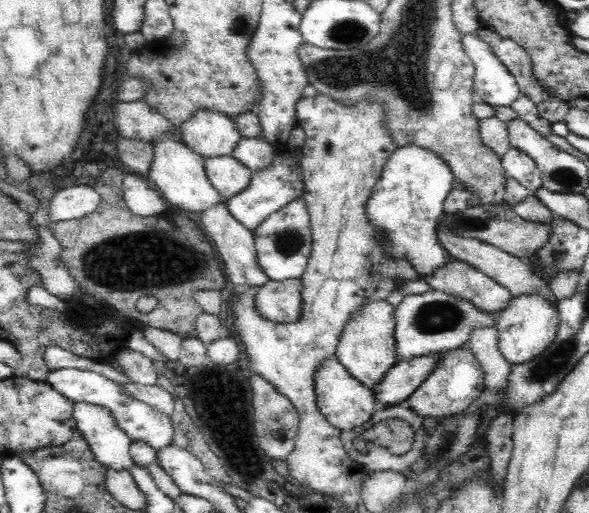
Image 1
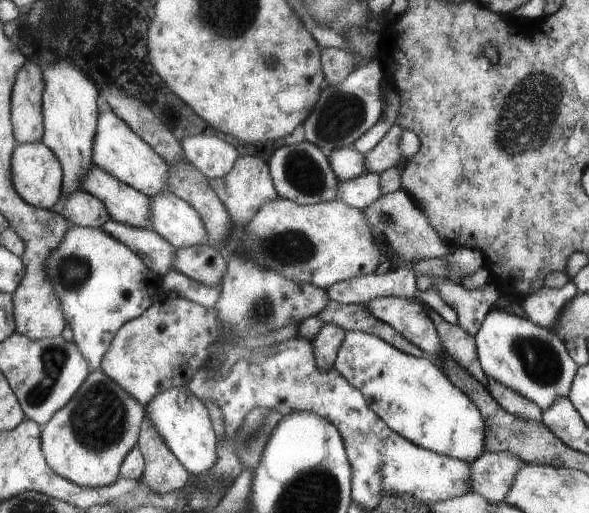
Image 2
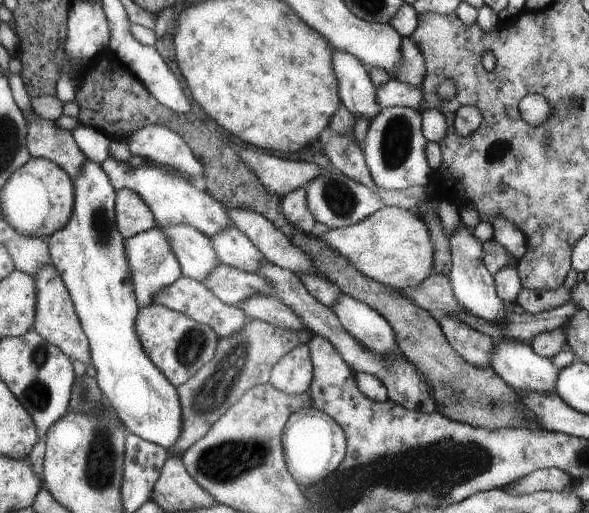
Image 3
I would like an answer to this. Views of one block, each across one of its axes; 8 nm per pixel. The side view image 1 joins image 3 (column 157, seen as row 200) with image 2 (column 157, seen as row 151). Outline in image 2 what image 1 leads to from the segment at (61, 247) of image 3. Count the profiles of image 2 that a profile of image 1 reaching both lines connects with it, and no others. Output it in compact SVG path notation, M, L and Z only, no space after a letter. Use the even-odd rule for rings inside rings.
M186 385L159 392L143 409L148 423L155 426L173 456L177 457L191 475L207 472L216 463L219 439L212 427L208 408L205 408L204 403Z

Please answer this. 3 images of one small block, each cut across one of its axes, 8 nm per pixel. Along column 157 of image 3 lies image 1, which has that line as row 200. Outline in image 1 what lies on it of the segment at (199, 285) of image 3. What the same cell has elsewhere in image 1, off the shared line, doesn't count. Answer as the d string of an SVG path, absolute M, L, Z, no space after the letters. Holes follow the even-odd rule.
M296 198L272 213L254 232L258 262L269 280L286 281L300 279L306 270L313 246L310 215L304 199Z

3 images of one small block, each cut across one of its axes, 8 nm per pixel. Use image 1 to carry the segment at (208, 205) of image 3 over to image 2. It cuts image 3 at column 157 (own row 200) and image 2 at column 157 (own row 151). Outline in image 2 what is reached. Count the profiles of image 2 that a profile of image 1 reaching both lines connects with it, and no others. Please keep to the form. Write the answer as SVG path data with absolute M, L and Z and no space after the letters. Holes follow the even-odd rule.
M113 109L99 115L96 143L93 144L93 160L99 168L103 168L123 184L137 189L137 192L142 192L149 198L159 196L161 192L168 190L168 164L150 145L137 136Z

